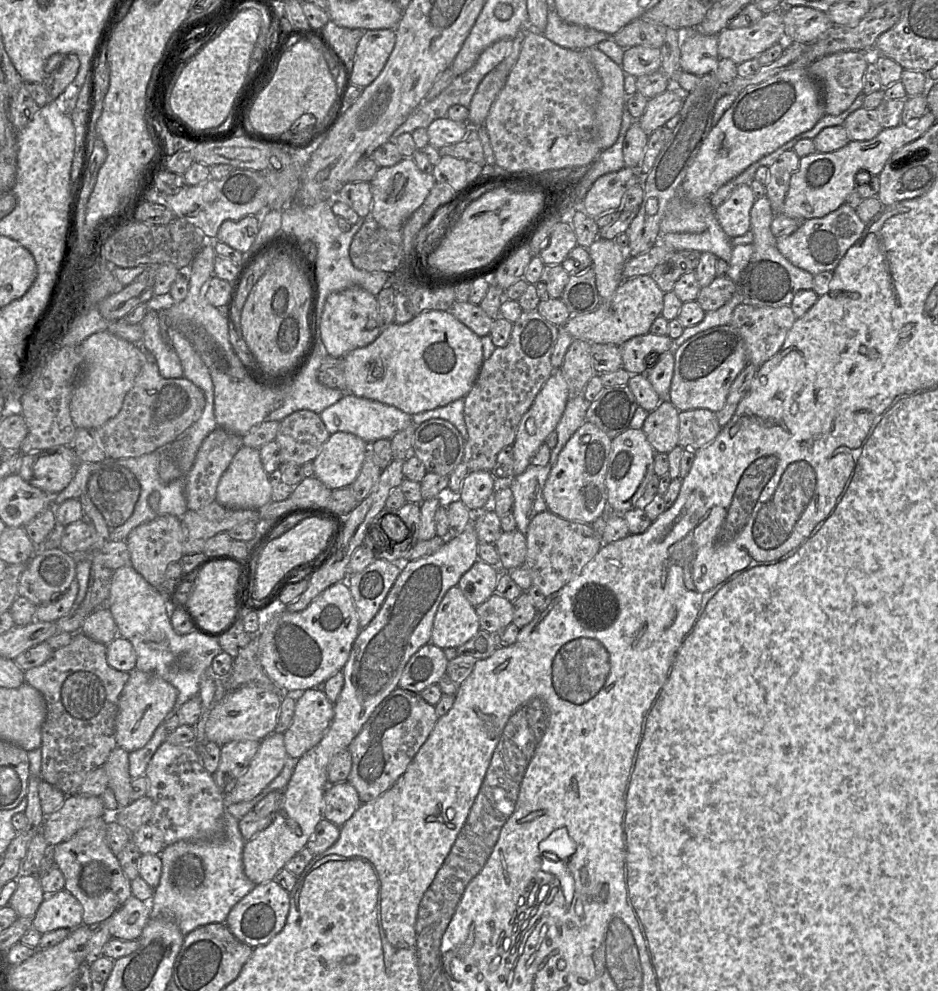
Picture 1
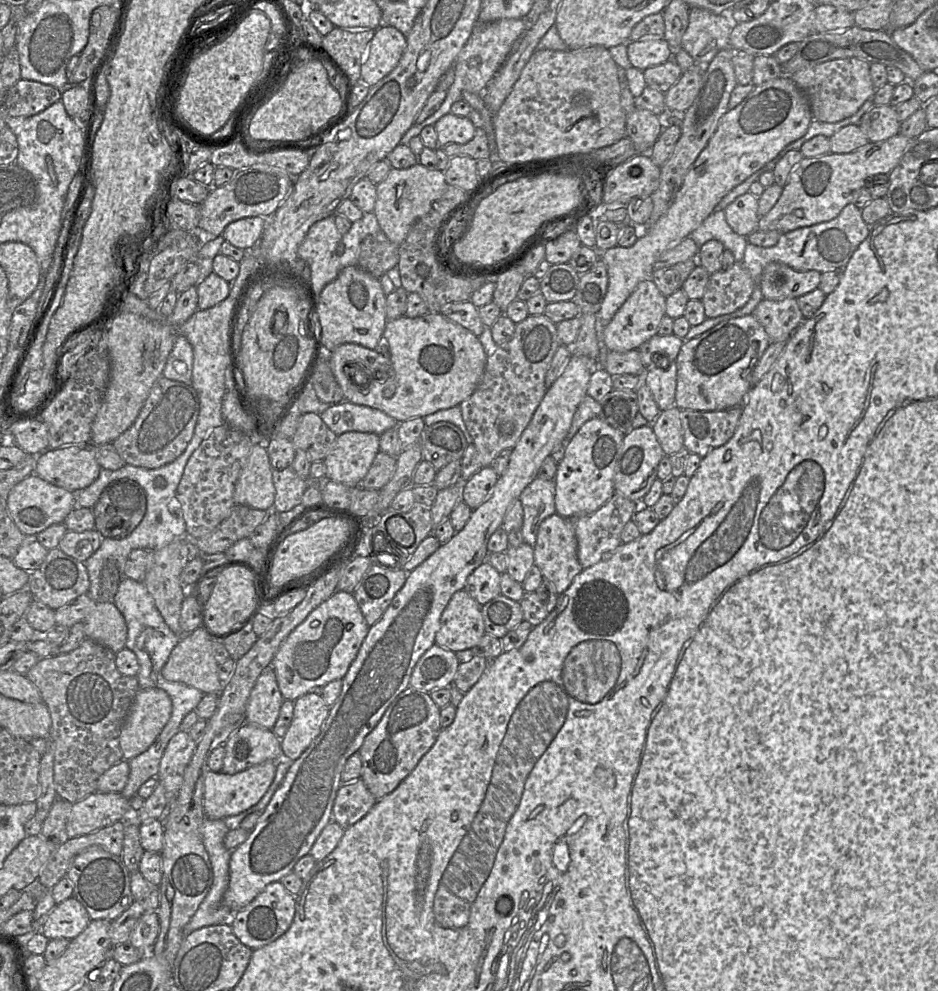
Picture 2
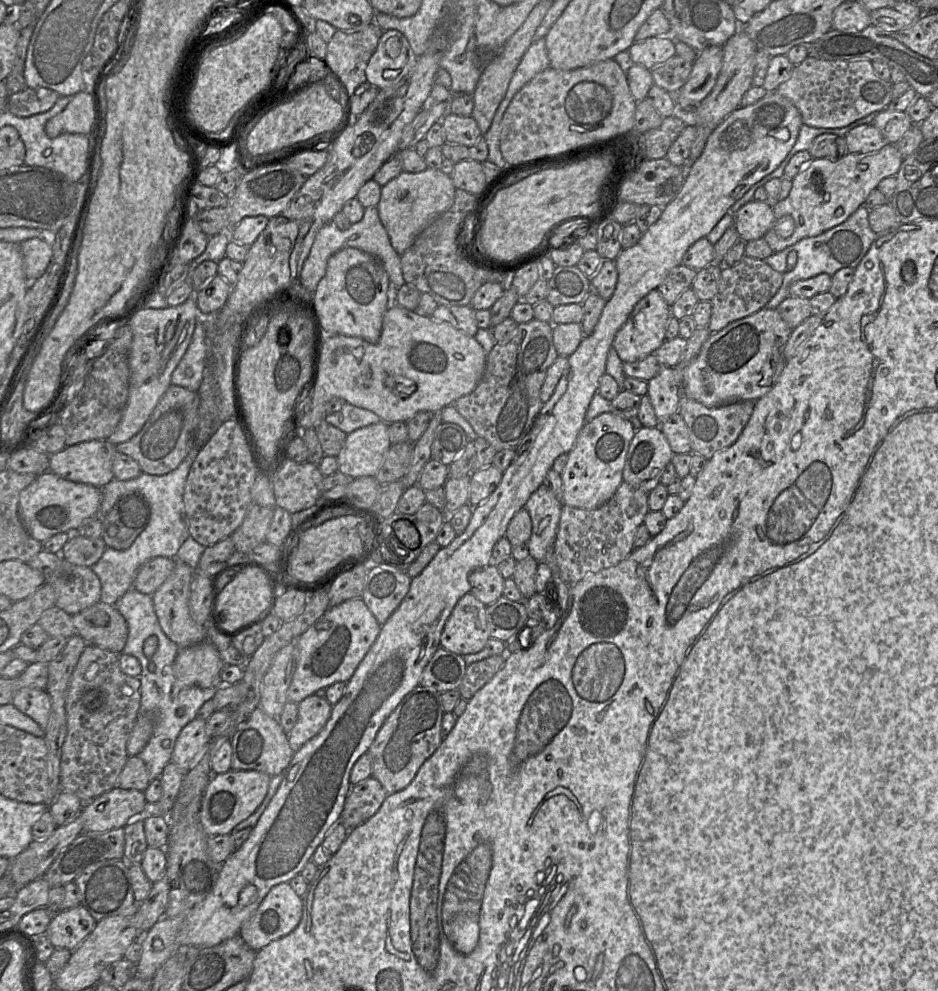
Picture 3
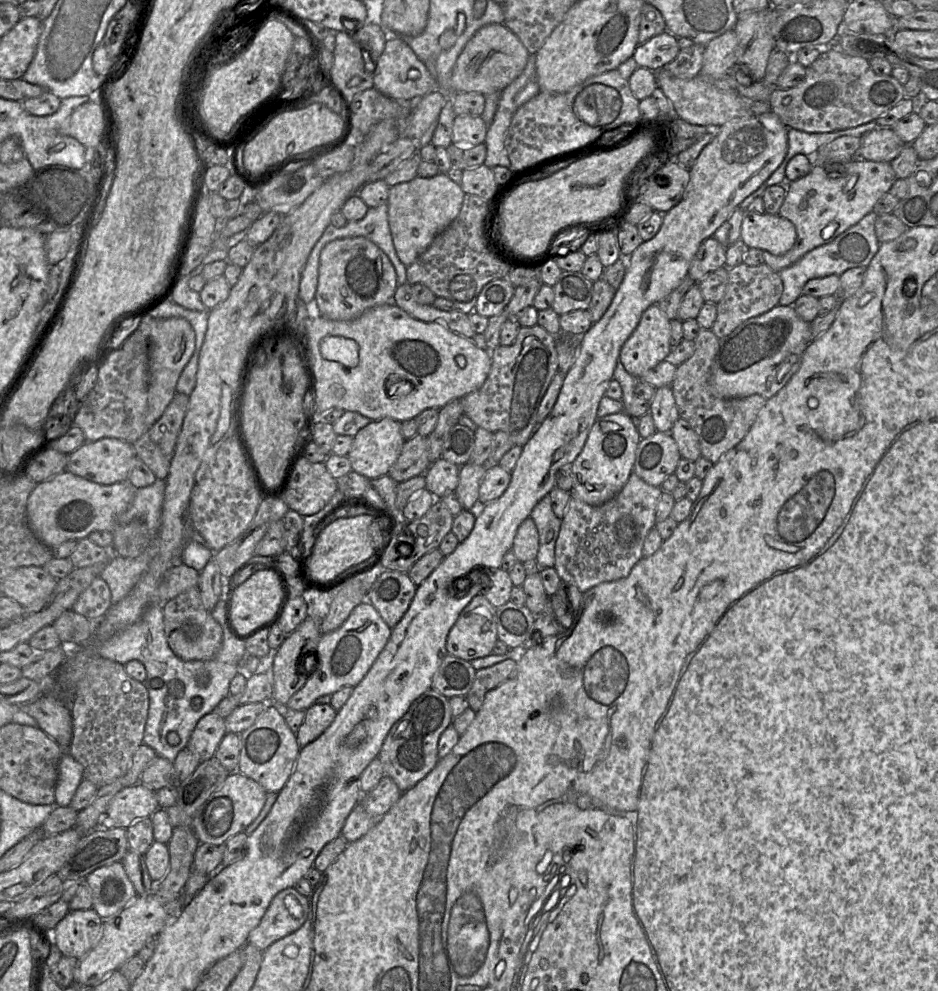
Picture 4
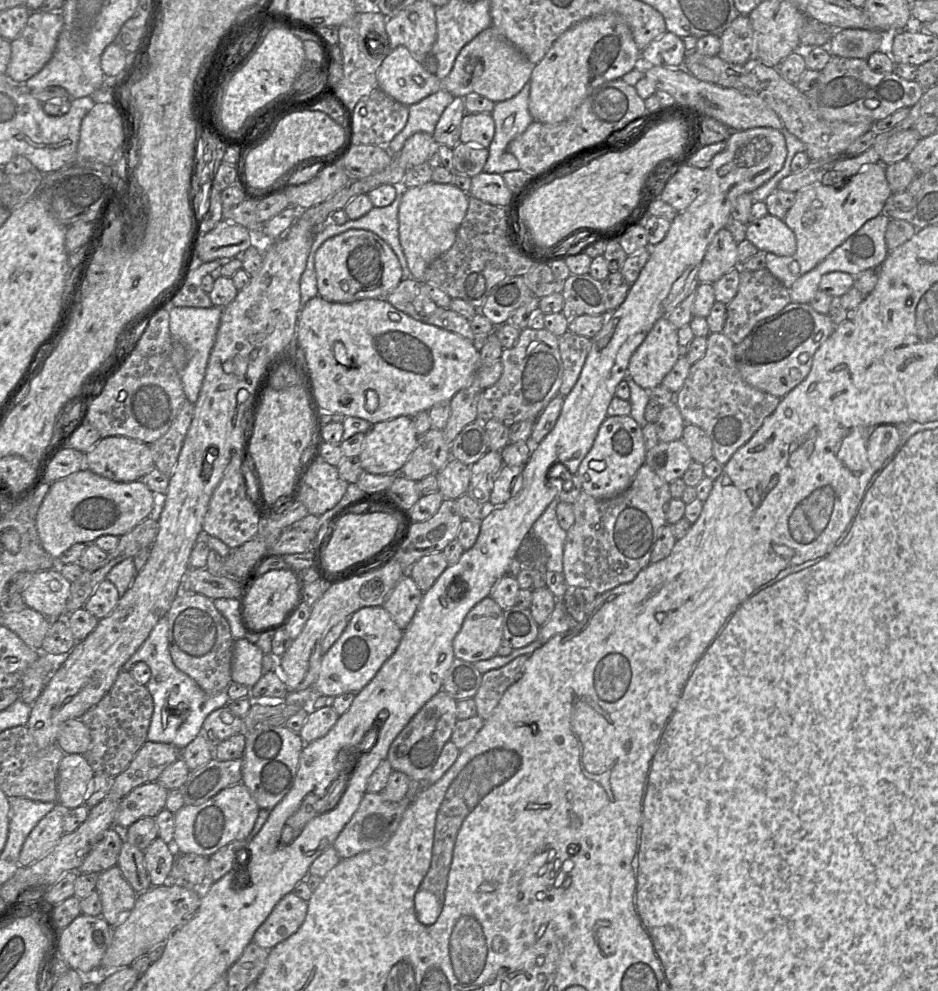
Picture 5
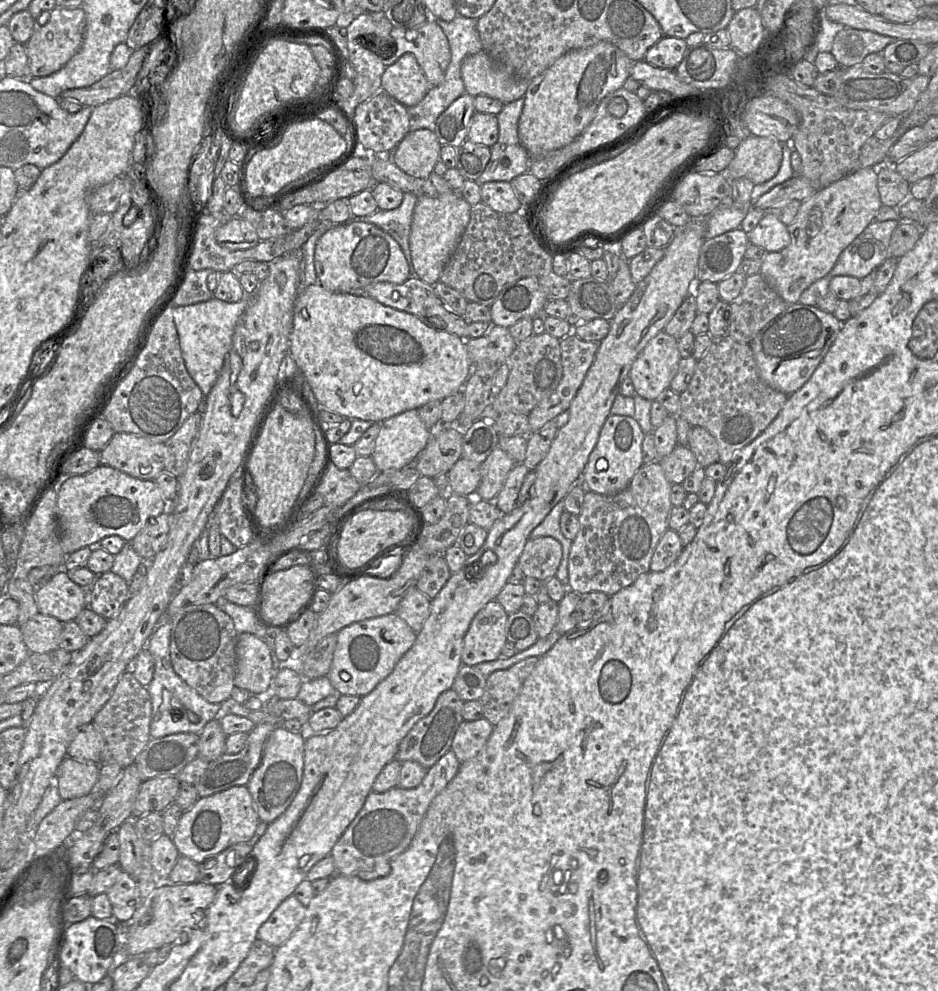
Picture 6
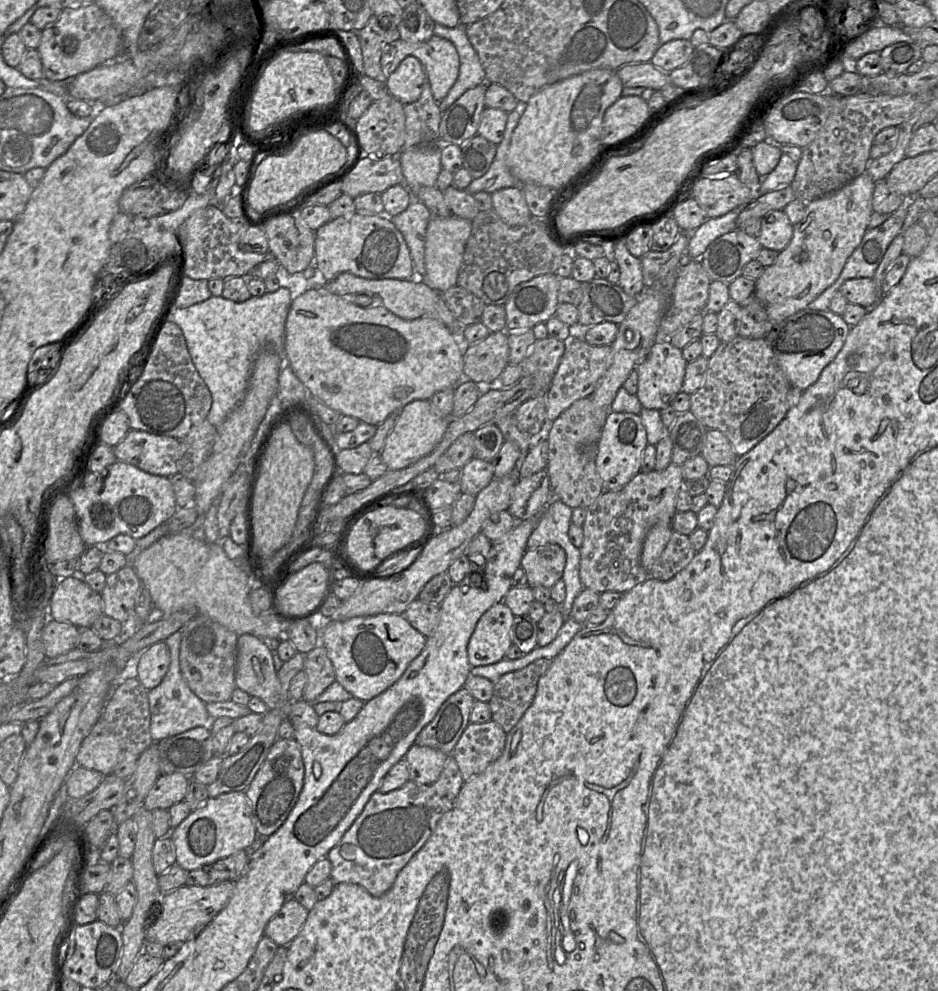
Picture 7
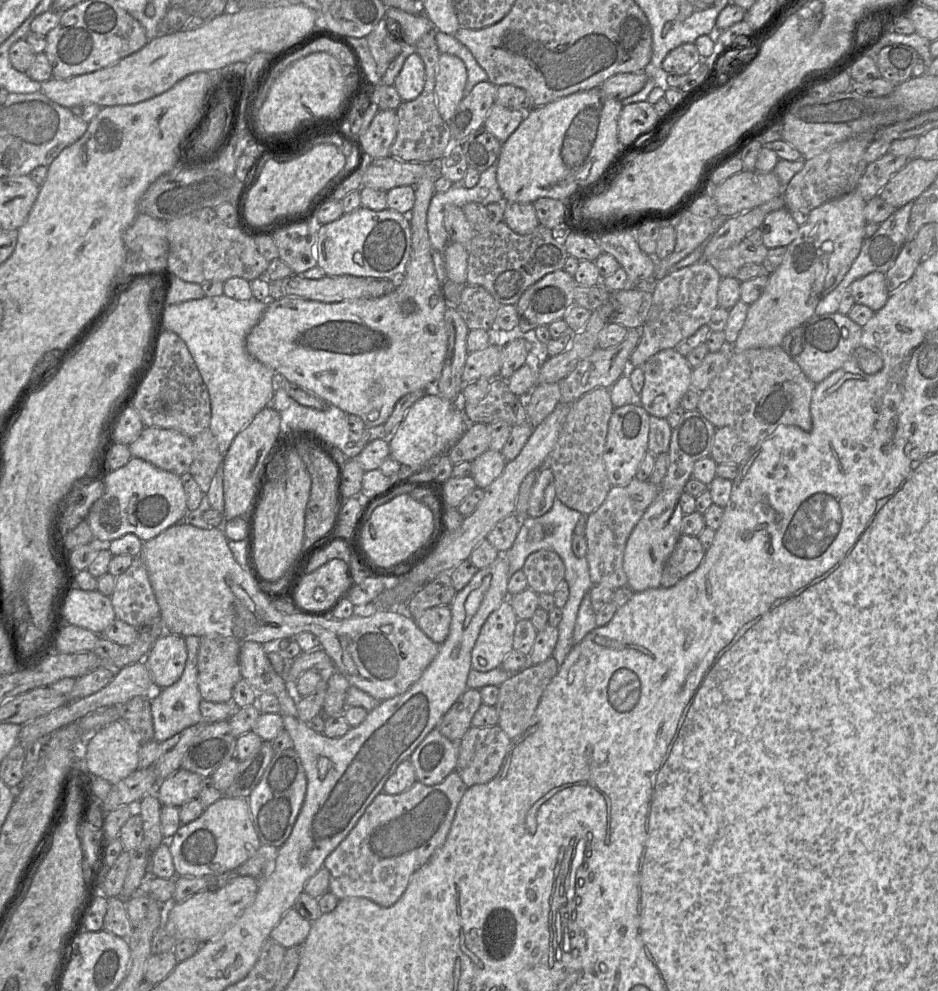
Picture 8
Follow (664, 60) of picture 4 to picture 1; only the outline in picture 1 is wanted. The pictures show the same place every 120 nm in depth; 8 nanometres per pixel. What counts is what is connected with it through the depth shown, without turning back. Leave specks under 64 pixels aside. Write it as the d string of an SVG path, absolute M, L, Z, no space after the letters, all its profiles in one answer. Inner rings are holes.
M633 46L624 50L622 70L638 78L659 71L661 68L660 48Z

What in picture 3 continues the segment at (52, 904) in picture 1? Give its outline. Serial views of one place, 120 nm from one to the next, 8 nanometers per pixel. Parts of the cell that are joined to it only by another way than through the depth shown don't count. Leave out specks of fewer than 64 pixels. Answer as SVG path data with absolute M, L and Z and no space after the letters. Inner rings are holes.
M82 906L60 910L52 917L46 936L55 948L73 951L94 930L97 921Z

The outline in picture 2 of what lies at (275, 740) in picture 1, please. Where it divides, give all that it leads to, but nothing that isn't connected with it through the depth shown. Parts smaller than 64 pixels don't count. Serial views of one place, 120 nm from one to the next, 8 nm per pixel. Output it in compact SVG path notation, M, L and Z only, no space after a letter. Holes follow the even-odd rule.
M266 761L230 775L208 771L204 785L204 813L209 819L225 819L257 804L273 782L277 762Z

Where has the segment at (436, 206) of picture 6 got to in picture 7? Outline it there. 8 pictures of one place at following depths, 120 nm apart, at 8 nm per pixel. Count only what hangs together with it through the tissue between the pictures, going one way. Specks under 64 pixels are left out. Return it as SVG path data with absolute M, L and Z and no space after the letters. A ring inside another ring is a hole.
M458 216L432 217L425 235L425 281L439 292L457 285L465 247L472 229L472 221Z

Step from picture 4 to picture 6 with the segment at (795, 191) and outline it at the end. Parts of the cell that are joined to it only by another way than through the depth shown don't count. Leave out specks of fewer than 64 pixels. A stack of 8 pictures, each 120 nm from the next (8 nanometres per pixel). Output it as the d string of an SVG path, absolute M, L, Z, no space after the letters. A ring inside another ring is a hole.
M860 168L802 201L797 215L787 226L791 238L790 244L778 252L766 254L762 260L760 273L788 304L797 303L801 294L811 284L827 275L841 252L874 220L882 206L877 186L877 168Z

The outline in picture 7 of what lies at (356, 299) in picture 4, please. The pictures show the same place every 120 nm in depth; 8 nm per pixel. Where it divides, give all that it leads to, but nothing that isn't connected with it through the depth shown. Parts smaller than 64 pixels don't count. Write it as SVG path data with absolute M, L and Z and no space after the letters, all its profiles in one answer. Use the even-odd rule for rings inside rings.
M358 212L348 217L331 219L315 231L314 264L319 270L321 281L331 281L340 273L348 272L367 279L413 278L413 261L402 233L390 217L383 215L365 215Z

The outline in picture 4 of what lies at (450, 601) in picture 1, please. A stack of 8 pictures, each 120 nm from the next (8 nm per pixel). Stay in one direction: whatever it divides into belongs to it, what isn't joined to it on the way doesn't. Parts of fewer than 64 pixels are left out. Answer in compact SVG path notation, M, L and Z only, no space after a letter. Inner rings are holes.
M482 594L462 610L448 633L448 654L468 662L493 654L498 640L496 608Z

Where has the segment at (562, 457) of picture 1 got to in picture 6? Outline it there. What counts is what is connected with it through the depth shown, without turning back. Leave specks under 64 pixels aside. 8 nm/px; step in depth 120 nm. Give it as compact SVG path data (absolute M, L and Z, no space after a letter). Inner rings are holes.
M610 414L599 435L598 442L591 452L581 475L581 484L587 491L611 495L626 489L643 465L642 443L645 434L633 417Z

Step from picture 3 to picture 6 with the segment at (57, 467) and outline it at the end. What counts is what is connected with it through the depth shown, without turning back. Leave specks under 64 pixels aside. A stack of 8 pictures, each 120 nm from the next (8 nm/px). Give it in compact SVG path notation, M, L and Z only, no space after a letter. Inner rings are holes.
M115 433L99 452L100 465L113 467L129 476L152 480L164 471L167 448L131 433Z

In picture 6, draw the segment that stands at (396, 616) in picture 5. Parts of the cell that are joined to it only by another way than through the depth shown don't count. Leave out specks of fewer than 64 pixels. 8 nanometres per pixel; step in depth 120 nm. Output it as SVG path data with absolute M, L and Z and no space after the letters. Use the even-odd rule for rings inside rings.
M416 587L410 589L400 601L395 614L418 634L430 615L431 600Z

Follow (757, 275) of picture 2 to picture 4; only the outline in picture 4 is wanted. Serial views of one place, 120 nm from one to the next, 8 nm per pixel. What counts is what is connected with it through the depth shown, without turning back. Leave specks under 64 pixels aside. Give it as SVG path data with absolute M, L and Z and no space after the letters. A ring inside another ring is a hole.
M871 211L857 224L837 236L832 242L814 248L791 266L778 272L784 286L779 305L793 305L796 299L803 294L804 285L811 279L833 274L840 276L846 270L854 267L866 268L877 253L880 245L875 234L877 216L876 213Z

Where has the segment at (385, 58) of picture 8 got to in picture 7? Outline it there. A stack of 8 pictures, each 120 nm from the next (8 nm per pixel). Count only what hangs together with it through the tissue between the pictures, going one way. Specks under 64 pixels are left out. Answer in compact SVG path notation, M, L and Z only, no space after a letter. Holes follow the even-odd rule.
M372 15L366 26L355 33L361 45L364 74L386 83L387 77L381 67L382 51L387 44L400 39L398 29L384 30L379 24L378 17Z

